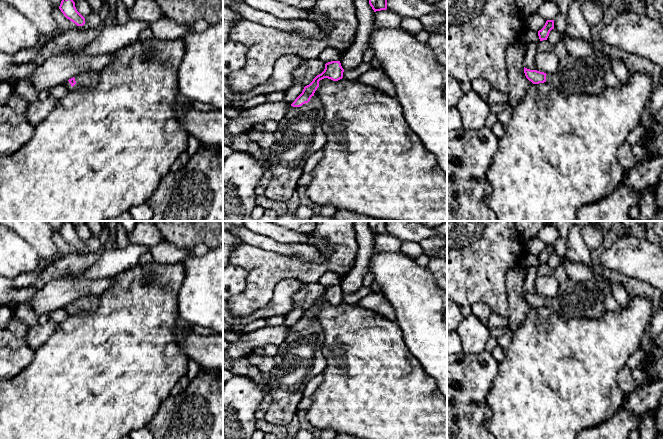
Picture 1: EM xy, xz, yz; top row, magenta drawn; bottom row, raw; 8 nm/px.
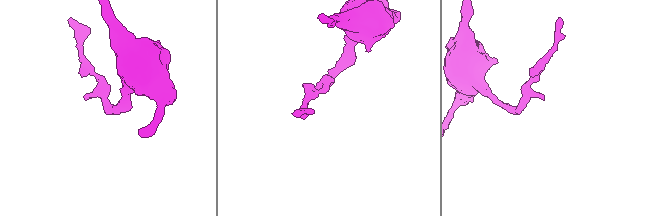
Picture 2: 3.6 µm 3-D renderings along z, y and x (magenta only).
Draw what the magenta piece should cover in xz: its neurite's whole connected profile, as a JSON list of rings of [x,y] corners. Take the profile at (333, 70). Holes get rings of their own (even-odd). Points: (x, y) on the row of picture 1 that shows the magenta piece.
[[[340,61],[326,63],[324,71],[304,87],[302,93],[291,104],[288,113],[277,122],[277,130],[274,133],[275,141],[270,147],[268,157],[272,169],[272,178],[266,182],[266,191],[264,193],[268,199],[272,201],[289,201],[297,190],[297,181],[303,173],[307,159],[323,148],[327,139],[321,128],[324,110],[314,93],[319,87],[320,80],[328,78],[338,81],[343,78],[343,72],[344,69]]]

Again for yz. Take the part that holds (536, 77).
[[[567,55],[560,60],[560,68],[554,74],[546,74],[525,67],[524,73],[533,84],[547,82],[565,93],[593,95],[606,88],[604,71],[588,57],[574,58]]]

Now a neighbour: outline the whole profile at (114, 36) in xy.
[[[130,19],[126,24],[112,23],[105,25],[101,35],[75,54],[58,54],[61,56],[101,55],[115,52],[138,40],[139,34],[150,28],[144,21]]]

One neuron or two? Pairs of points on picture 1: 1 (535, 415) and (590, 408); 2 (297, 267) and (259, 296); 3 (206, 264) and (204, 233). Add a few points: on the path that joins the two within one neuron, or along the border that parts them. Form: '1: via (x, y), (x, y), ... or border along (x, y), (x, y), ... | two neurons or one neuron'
1: via (549, 408), (576, 408) | one neuron
2: via (287, 268), (283, 268), (265, 286) | one neuron
3: border along (210, 248), (212, 249) | two neurons

